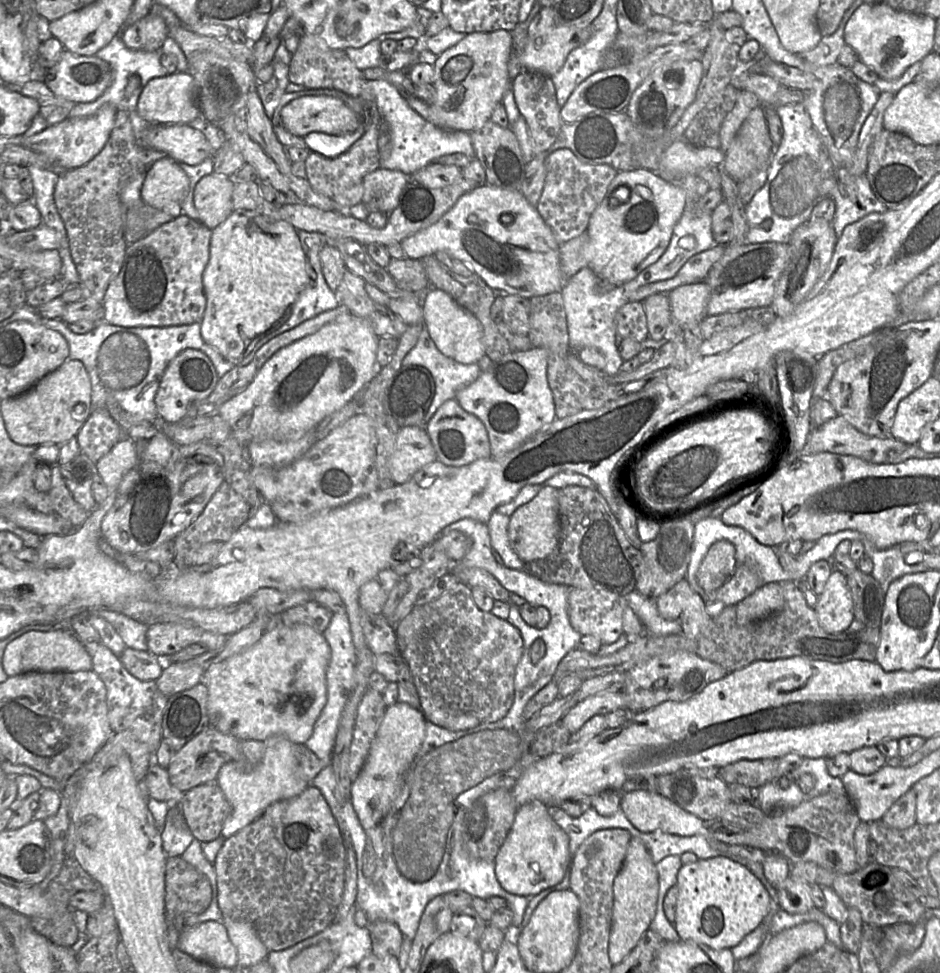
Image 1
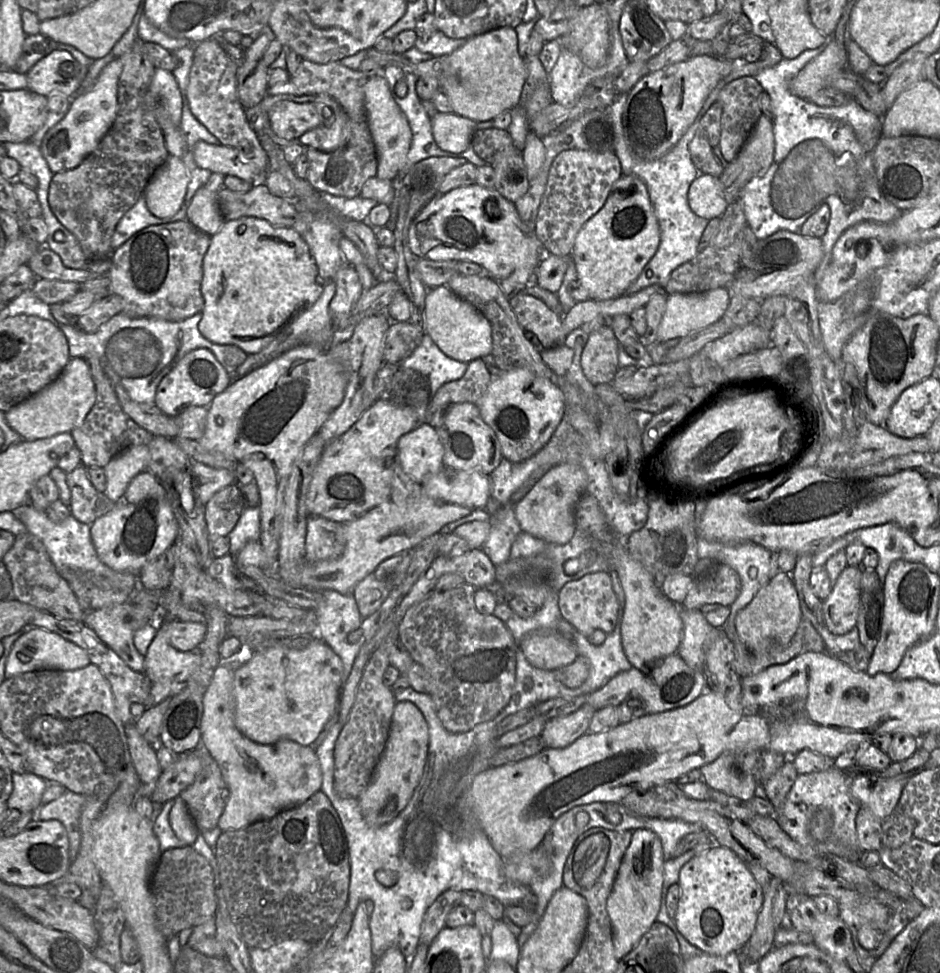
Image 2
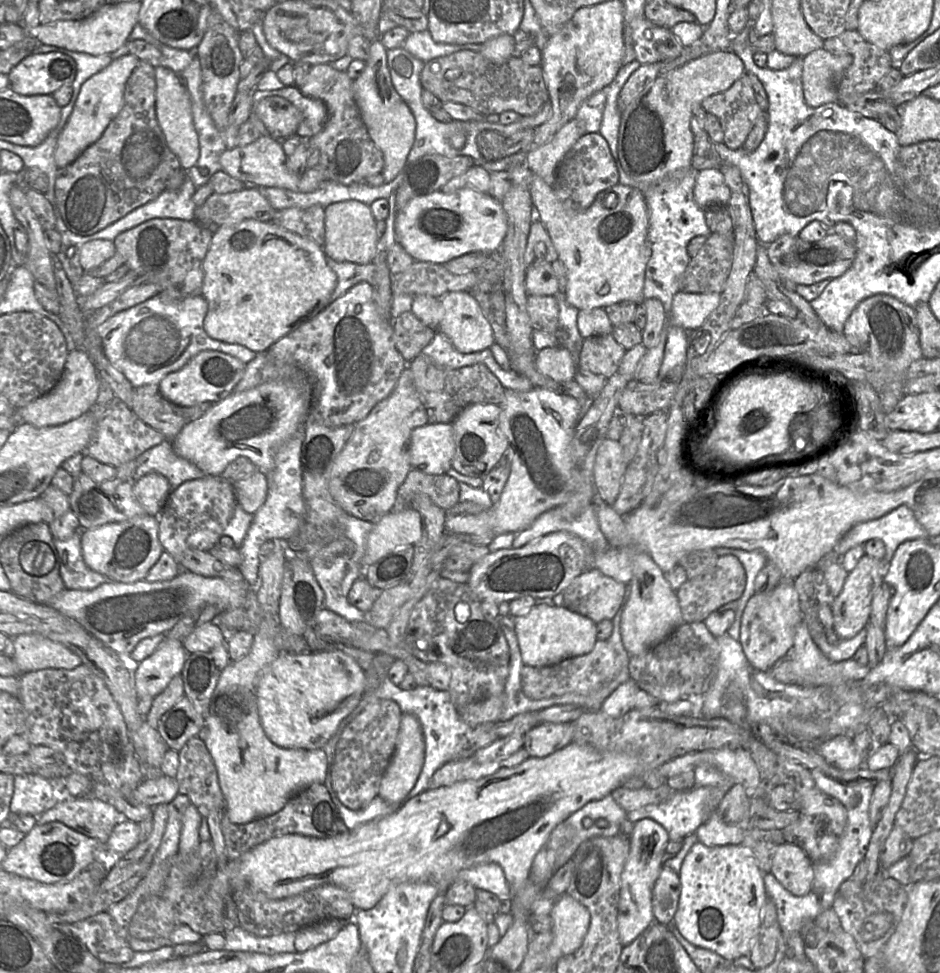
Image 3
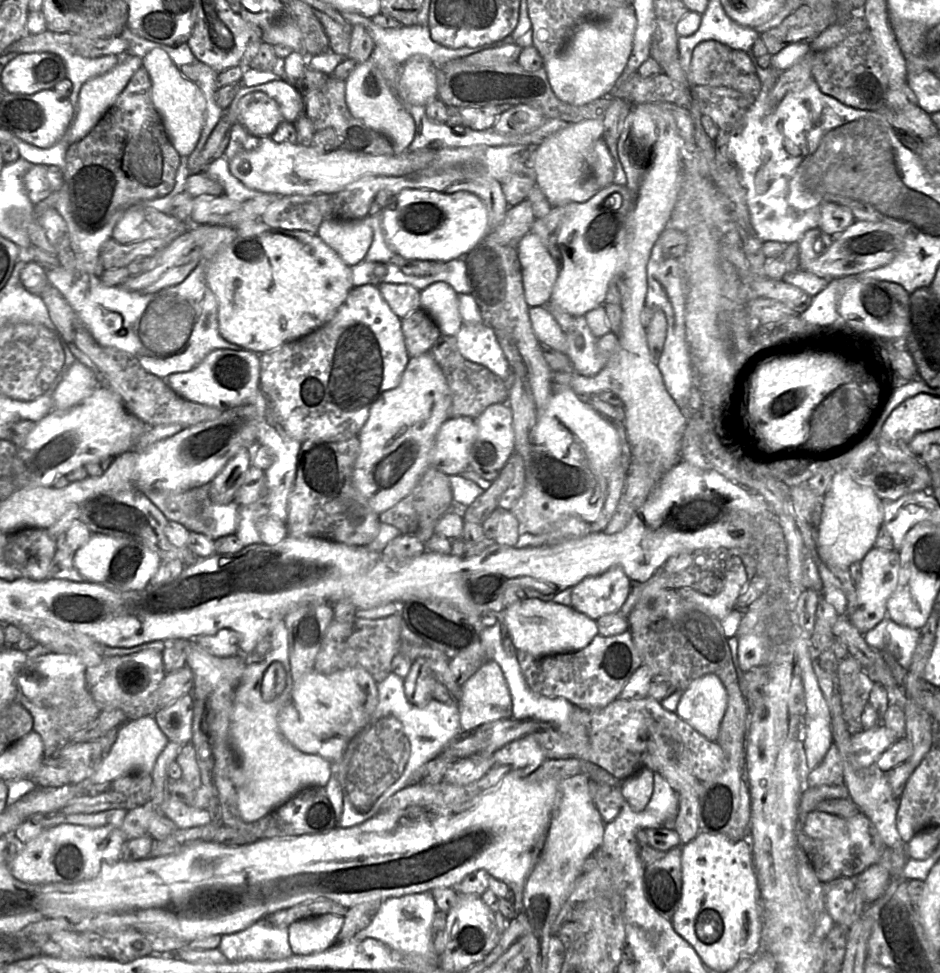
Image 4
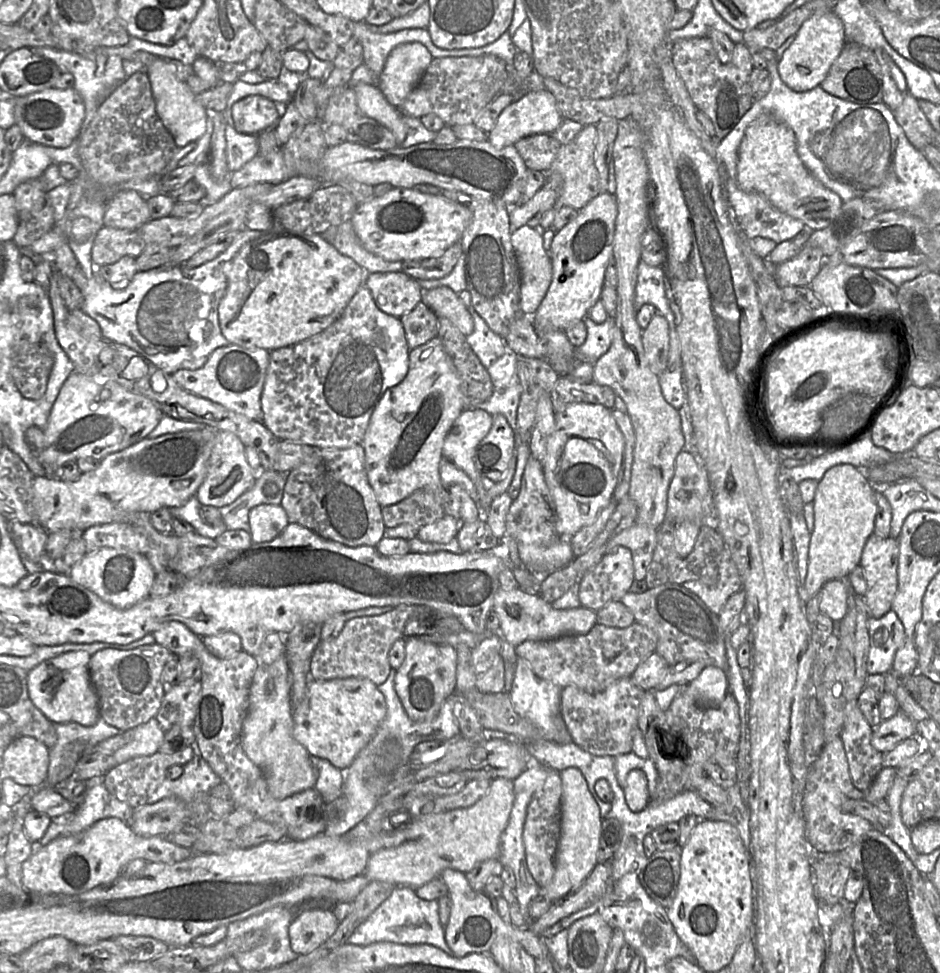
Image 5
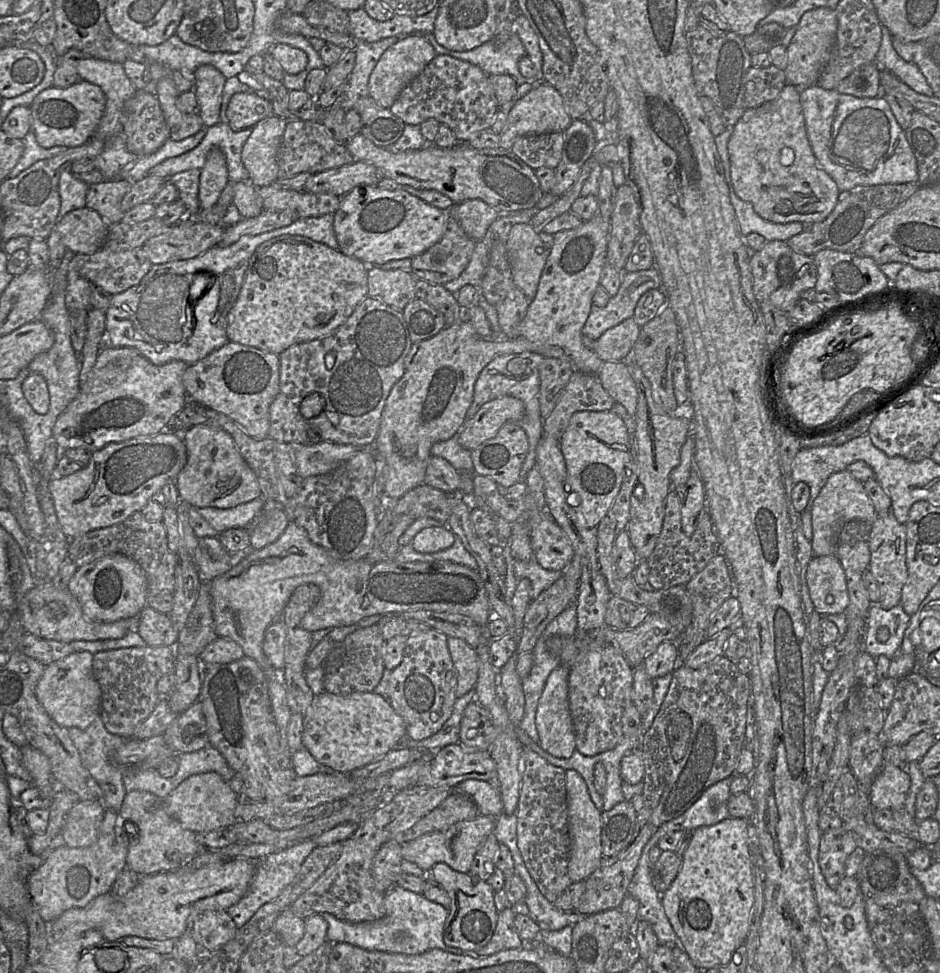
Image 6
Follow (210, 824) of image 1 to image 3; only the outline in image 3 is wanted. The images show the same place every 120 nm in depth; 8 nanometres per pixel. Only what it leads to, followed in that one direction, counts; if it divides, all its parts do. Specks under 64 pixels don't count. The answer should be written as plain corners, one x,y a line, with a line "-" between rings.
192,737
184,744
178,751
178,761
178,794
186,795
203,818
213,809
223,809
217,770
200,737

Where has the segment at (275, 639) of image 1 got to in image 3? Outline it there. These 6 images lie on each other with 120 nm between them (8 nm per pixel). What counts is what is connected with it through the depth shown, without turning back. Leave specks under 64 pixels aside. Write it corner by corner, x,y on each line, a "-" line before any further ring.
339,650
281,652
262,672
256,687
258,713
266,736
289,749
322,749
367,691
365,671

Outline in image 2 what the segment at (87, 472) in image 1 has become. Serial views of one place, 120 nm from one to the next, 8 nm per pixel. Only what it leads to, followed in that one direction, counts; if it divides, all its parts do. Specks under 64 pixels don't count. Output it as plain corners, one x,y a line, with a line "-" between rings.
84,465
68,472
66,481
71,492
70,513
78,521
90,525
116,506
116,503
92,485

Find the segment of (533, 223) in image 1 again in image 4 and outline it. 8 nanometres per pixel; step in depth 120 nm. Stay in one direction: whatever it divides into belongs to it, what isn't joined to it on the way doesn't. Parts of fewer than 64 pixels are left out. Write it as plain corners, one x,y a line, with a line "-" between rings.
404,189
381,209
385,240
395,254
406,259
448,262
476,247
488,234
488,214
474,194
446,194
433,190

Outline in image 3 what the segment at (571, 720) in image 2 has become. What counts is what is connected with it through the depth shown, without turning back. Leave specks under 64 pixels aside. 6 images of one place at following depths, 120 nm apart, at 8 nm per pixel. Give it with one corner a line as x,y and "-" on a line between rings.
571,722
541,723
524,734
523,748
529,757
543,758
566,747
572,738

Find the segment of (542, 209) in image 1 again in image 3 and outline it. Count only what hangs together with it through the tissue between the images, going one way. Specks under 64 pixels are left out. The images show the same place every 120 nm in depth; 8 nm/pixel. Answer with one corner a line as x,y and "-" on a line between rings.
599,132
586,133
559,164
553,190
565,208
581,211
590,207
599,193
615,186
618,181
619,173
607,141

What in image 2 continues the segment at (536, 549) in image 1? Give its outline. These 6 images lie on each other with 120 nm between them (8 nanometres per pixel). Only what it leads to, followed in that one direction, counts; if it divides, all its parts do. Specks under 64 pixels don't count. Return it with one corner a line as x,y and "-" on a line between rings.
560,463
552,467
531,490
514,504
516,519
521,531
527,532
548,544
566,544
576,530
574,508
586,492
587,474
576,463

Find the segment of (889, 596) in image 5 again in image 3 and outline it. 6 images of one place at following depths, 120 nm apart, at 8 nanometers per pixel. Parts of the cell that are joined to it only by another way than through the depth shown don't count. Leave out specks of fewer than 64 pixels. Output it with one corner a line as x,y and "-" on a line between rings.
864,555
856,567
848,573
840,594
834,597
830,605
833,614
833,630
839,640
854,638
870,621
872,599
876,589
884,582
887,574
887,563
871,556

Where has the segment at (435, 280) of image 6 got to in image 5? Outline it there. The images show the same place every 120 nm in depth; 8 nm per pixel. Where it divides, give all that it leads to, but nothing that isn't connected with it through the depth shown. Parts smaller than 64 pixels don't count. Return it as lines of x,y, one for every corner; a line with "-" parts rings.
460,240
438,257
402,261
402,271
416,280
440,279
450,274
461,255

